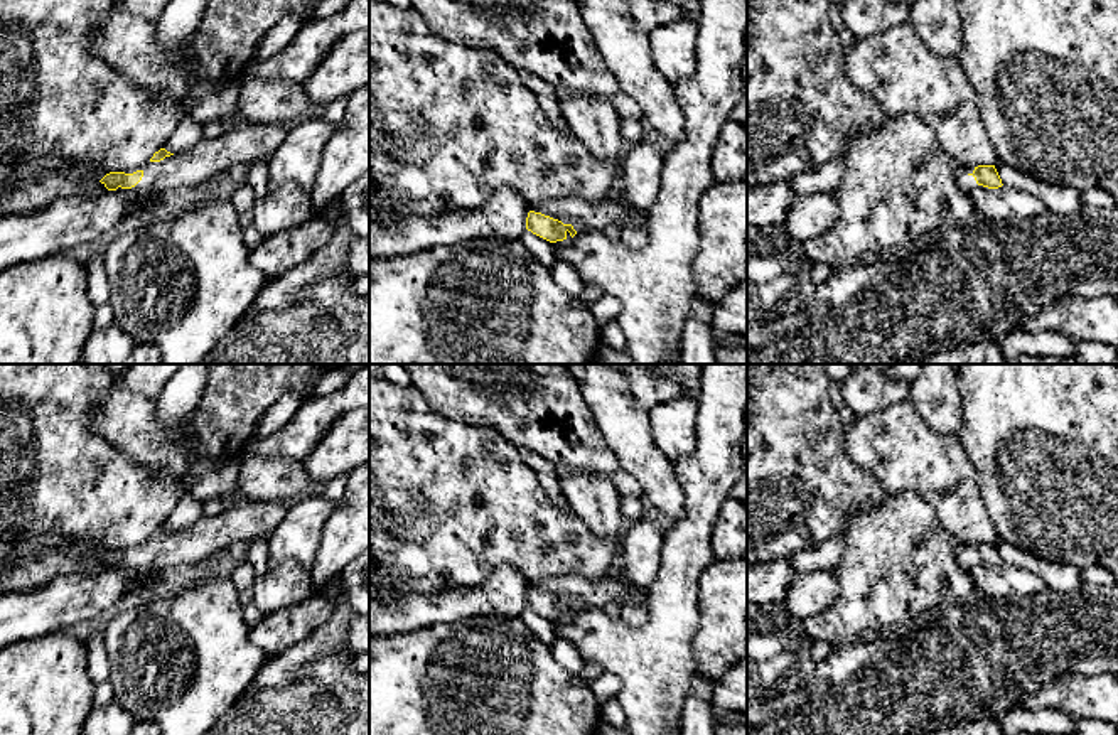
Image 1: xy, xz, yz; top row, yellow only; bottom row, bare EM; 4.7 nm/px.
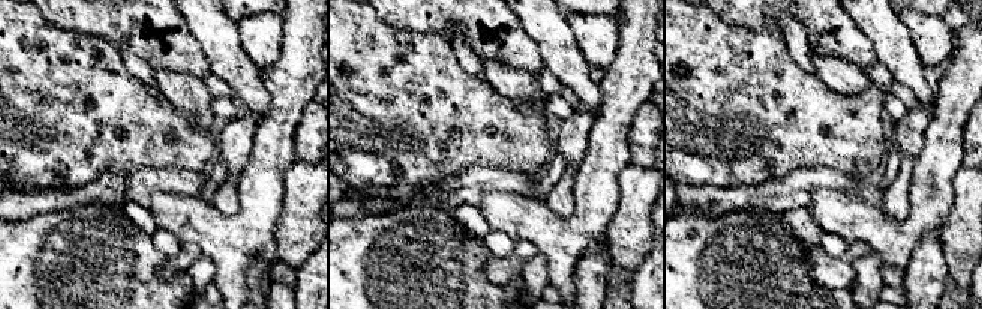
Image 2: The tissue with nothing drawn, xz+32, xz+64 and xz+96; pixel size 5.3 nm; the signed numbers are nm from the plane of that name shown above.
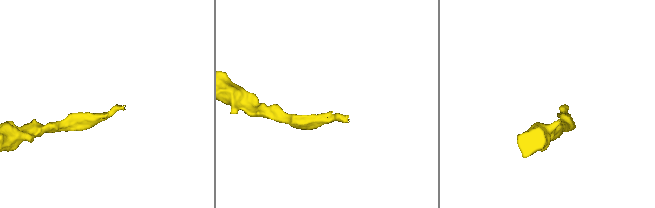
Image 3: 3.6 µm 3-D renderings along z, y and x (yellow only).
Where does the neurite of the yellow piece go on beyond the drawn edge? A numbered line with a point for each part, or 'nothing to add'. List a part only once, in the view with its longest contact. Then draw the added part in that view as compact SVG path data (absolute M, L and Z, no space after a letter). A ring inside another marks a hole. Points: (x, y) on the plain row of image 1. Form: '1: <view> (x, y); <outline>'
1: xz (582, 592); M567 575L529 580L529 588L541 590L563 602L572 602L577 610L587 607L604 609L609 602L624 605L636 597L636 588L632 585L626 585L619 578L609 575L600 578Z

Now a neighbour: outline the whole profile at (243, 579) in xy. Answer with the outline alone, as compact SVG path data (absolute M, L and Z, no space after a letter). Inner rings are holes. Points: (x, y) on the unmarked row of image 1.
M250 561L238 563L229 573L229 578L239 595L243 605L243 615L250 627L258 625L263 620L263 612L253 604L255 595L255 573Z

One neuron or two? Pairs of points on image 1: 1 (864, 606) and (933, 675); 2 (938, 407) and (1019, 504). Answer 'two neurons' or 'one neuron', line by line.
1: two neurons
2: two neurons

